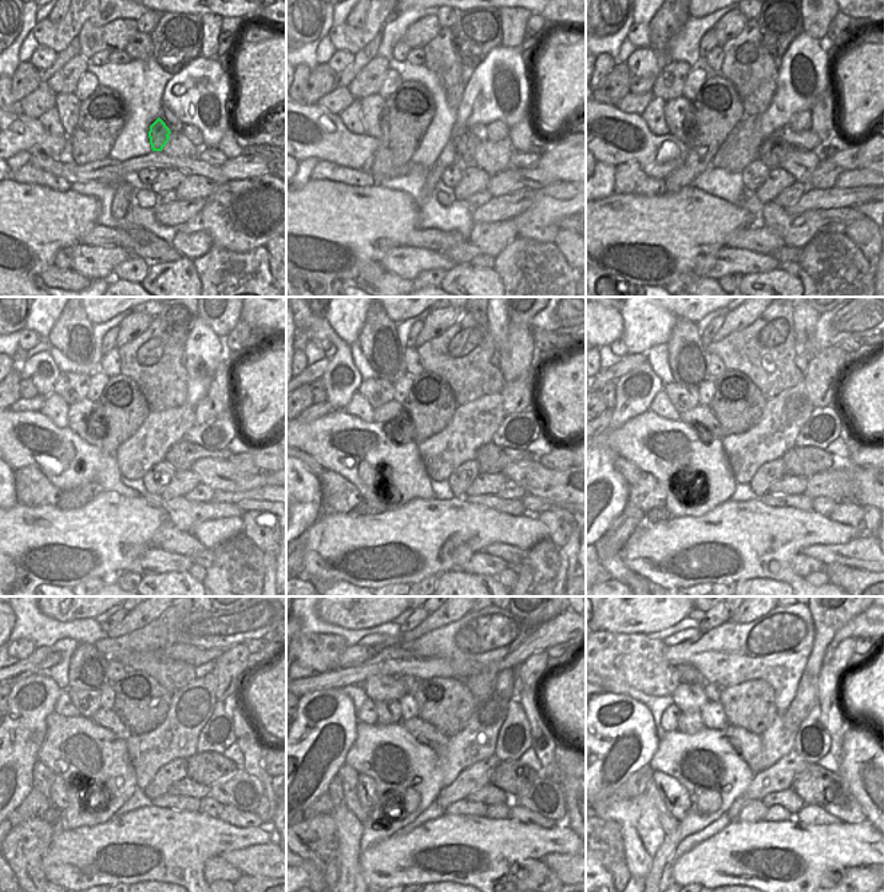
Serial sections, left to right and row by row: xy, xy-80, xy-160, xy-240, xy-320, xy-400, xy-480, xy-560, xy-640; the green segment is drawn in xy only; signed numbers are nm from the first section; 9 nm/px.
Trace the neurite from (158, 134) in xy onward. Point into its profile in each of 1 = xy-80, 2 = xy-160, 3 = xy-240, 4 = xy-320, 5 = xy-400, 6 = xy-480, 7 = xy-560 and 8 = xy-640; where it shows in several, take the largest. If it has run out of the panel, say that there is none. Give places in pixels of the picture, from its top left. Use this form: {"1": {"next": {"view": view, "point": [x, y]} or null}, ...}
{"1": {"next": {"view": "xy-80", "point": [466, 143]}}, "2": {"next": {"view": "xy-160", "point": [773, 149]}}, "3": {"next": {"view": "xy-240", "point": [182, 455]}}, "4": {"next": {"view": "xy-320", "point": [491, 459]}}, "5": {"next": {"view": "xy-400", "point": [799, 462]}}, "6": {"next": {"view": "xy-480", "point": [203, 768]}}, "7": {"next": {"view": "xy-560", "point": [511, 776]}}, "8": {"next": {"view": "xy-640", "point": [813, 784]}}}

